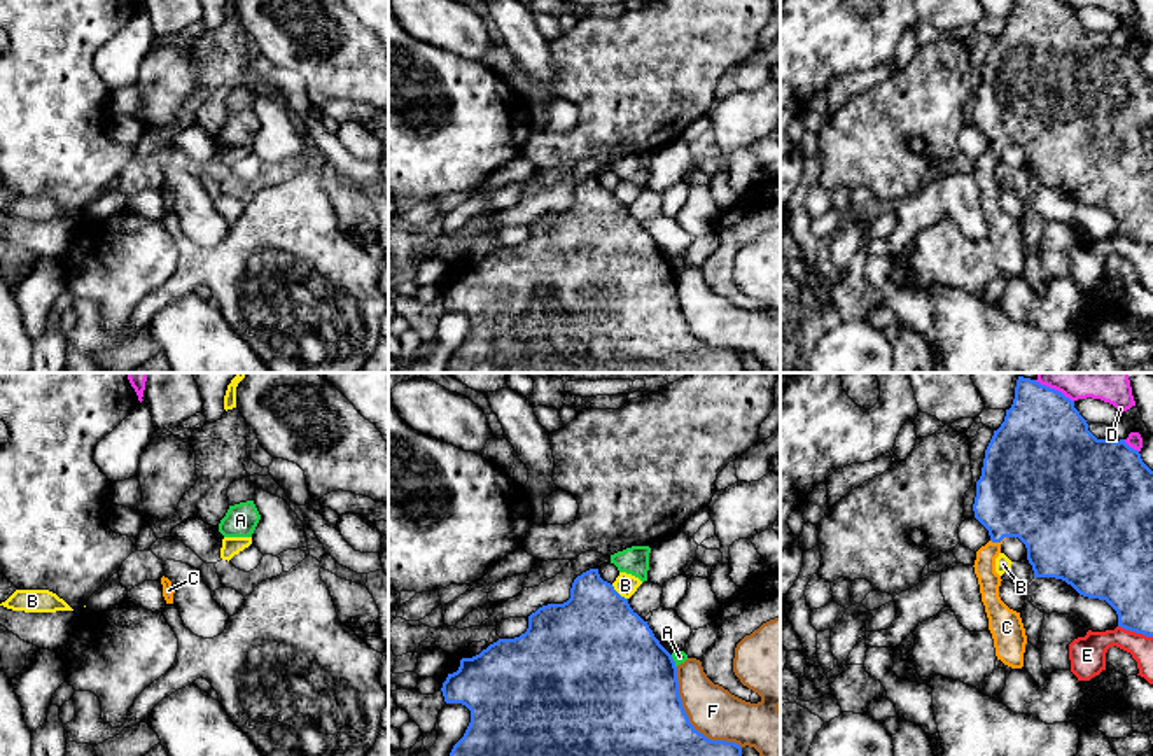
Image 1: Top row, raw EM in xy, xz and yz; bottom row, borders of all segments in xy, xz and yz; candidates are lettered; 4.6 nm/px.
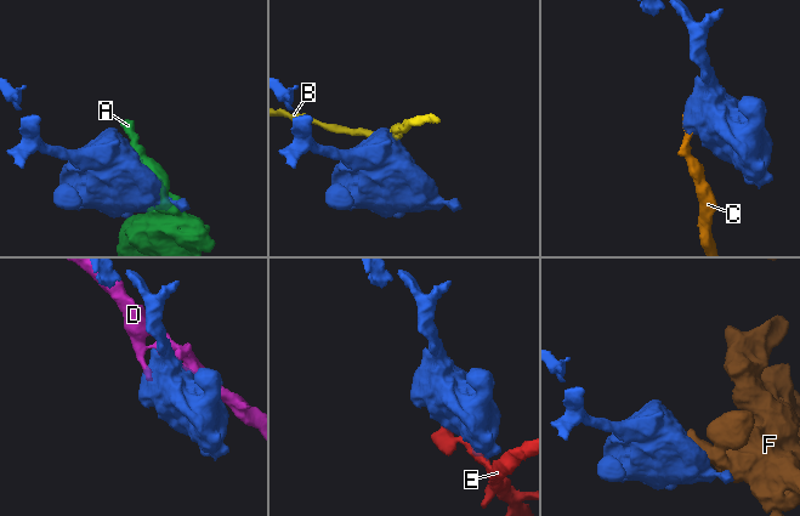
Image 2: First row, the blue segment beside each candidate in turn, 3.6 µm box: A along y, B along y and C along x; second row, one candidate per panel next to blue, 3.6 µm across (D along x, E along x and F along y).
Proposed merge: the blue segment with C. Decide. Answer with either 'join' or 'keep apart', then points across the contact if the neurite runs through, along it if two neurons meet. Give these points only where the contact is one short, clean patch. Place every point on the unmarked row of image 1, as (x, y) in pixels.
join | across yz (1024, 102), (1005, 121), (998, 149), (987, 161), (989, 188)

